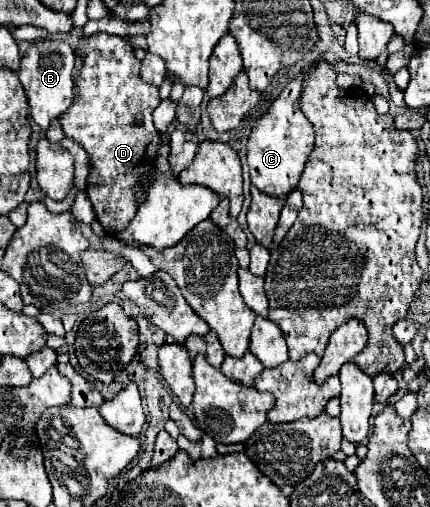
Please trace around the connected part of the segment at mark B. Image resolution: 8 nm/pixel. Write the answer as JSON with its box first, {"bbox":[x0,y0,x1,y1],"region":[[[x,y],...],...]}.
{"bbox":[19,39,75,129],"region":[[[41,39],[29,45],[25,57],[21,59],[19,81],[27,93],[31,117],[41,129],[49,127],[51,119],[57,119],[63,111],[67,111],[73,103],[73,67],[75,67],[75,53],[69,43]]]}

